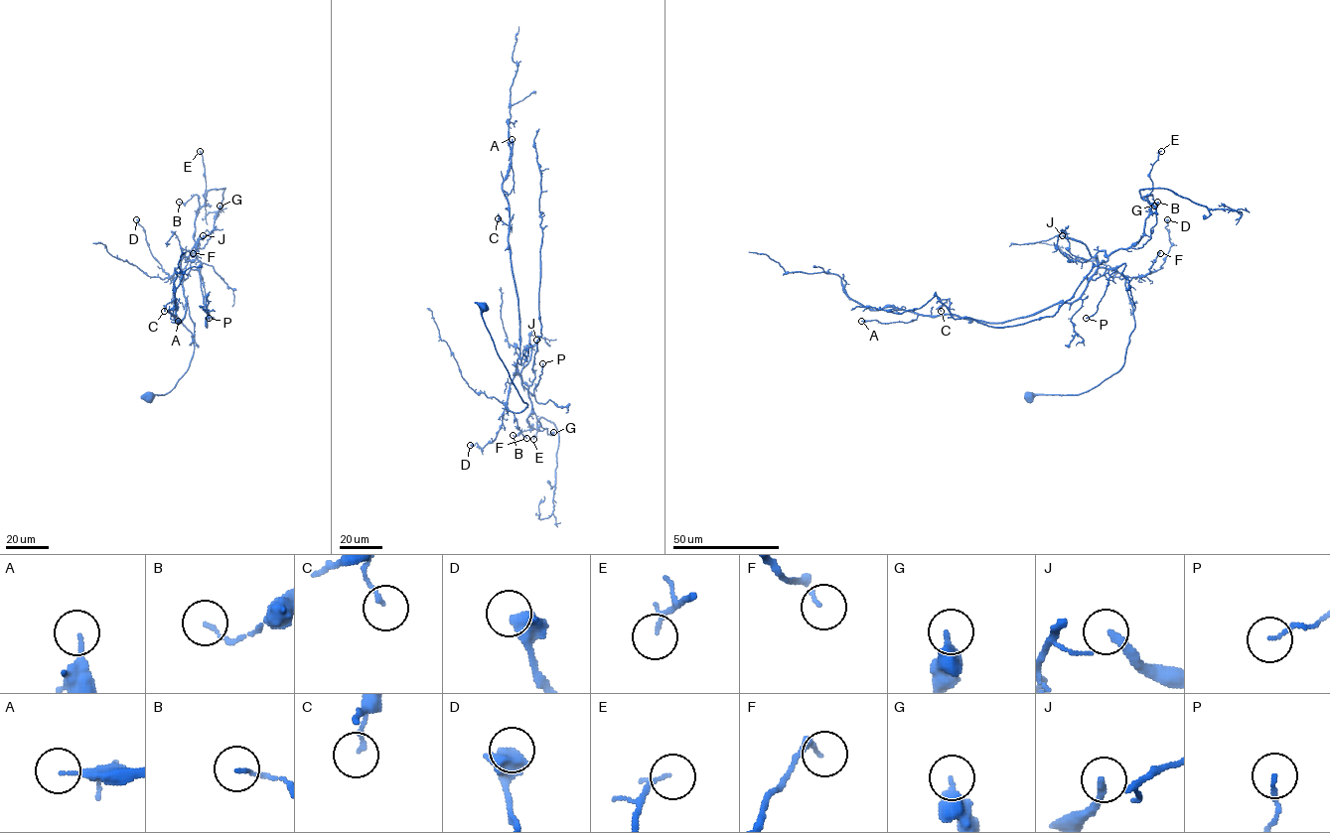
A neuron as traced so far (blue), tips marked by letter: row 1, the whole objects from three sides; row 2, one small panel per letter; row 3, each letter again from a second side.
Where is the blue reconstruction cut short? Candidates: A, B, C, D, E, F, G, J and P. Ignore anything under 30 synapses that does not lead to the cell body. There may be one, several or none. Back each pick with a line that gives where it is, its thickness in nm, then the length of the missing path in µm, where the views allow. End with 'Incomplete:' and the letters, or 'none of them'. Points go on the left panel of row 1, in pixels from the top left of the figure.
J: place (203, 235); calibre 240 nm; missing 140 µm
Incomplete: J

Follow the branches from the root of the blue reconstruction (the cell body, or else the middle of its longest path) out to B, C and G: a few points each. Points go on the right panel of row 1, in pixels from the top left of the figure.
B: (1028, 397), (1082, 394), (1122, 366), (1132, 303), (1096, 254), (1132, 246), (1147, 197), (1157, 202)
C: (1028, 397), (1121, 367), (1122, 276), (1099, 267), (1072, 303), (1001, 322), (941, 311)
G: (1028, 397), (1082, 394), (1122, 366), (1132, 303), (1125, 278), (1100, 267), (1096, 254), (1141, 247), (1154, 206)

